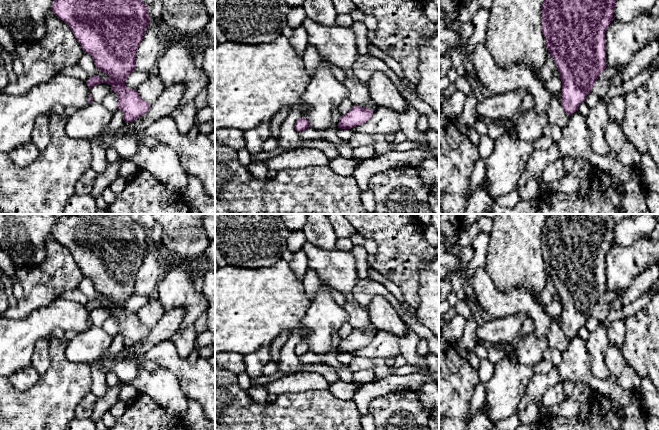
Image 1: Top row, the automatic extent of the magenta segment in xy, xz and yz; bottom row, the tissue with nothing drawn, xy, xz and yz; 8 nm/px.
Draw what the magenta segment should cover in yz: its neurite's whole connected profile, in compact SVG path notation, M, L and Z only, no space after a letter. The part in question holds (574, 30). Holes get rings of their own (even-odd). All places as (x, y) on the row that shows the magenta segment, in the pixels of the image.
M544 0L541 11L542 33L562 81L561 105L568 116L592 92L606 65L605 31L613 21L616 0Z

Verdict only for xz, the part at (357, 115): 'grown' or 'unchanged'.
grown

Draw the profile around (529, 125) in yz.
M534 109L525 113L518 114L513 123L521 139L525 141L534 141L543 135L543 129L548 124L547 113L540 116Z

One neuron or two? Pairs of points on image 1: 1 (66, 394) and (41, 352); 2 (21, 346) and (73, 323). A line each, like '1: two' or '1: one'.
1: two
2: one

